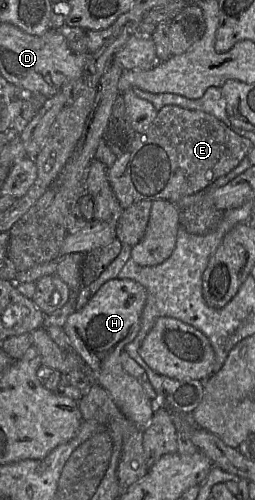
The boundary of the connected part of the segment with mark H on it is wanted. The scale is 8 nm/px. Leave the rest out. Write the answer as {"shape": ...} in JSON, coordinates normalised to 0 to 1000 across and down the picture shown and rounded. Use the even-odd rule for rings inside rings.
{"shape":[[[514,558],[424,560],[325,618],[278,628],[247,654],[286,698],[345,728],[376,764],[431,790],[478,826],[557,860],[596,842],[600,802],[573,790],[553,766],[478,734],[471,708],[549,658],[549,636],[576,598],[573,578]]]}

